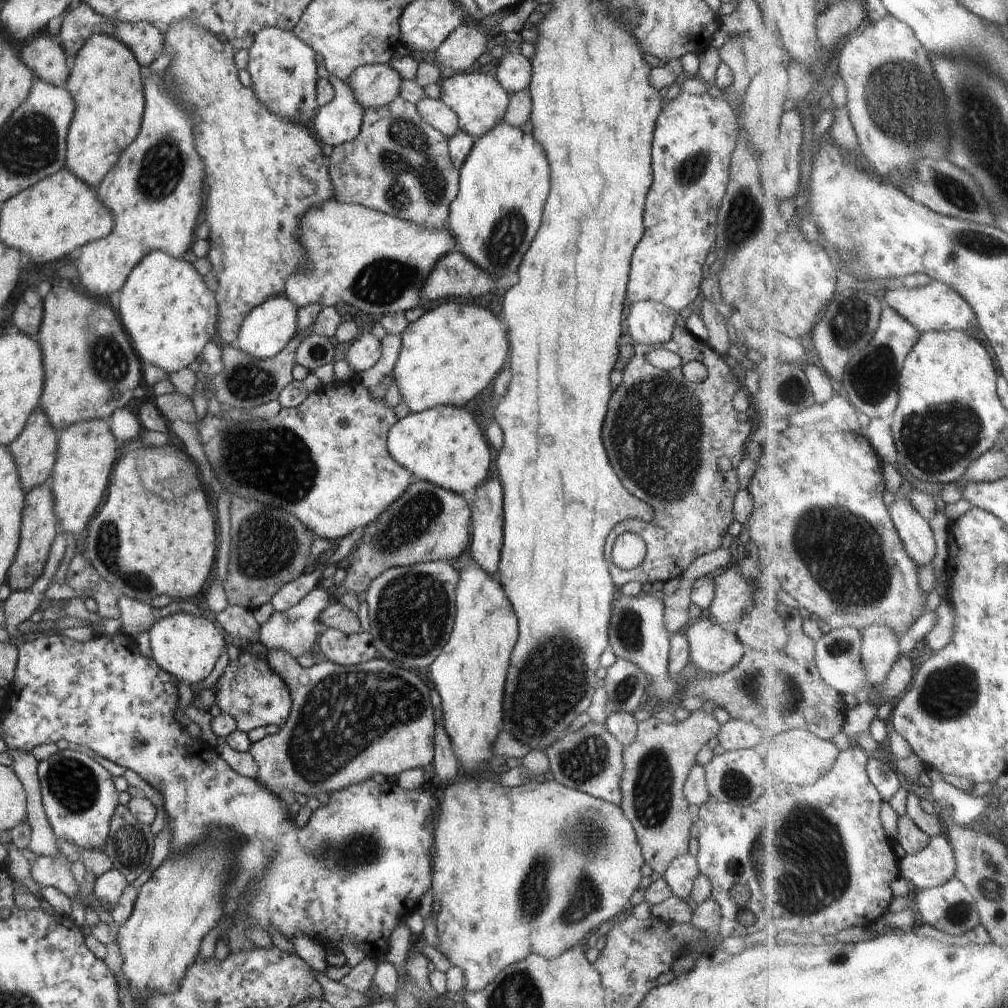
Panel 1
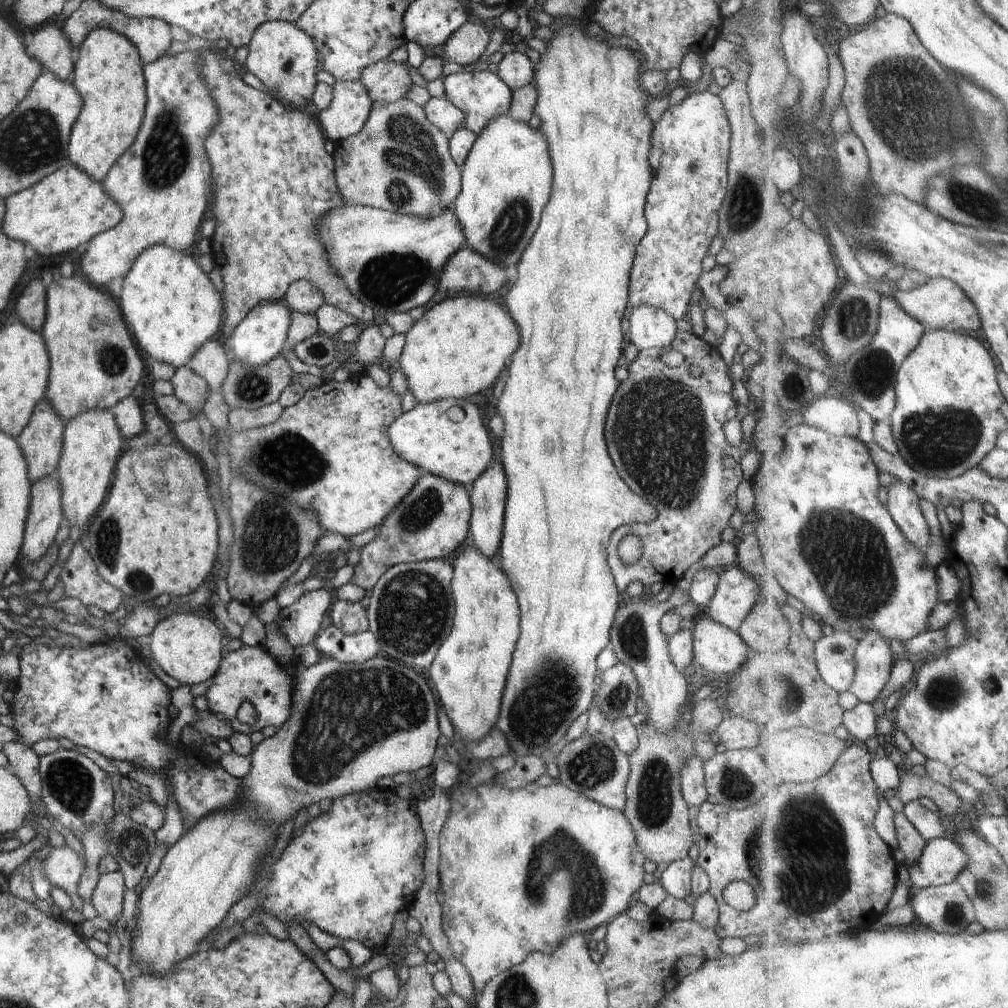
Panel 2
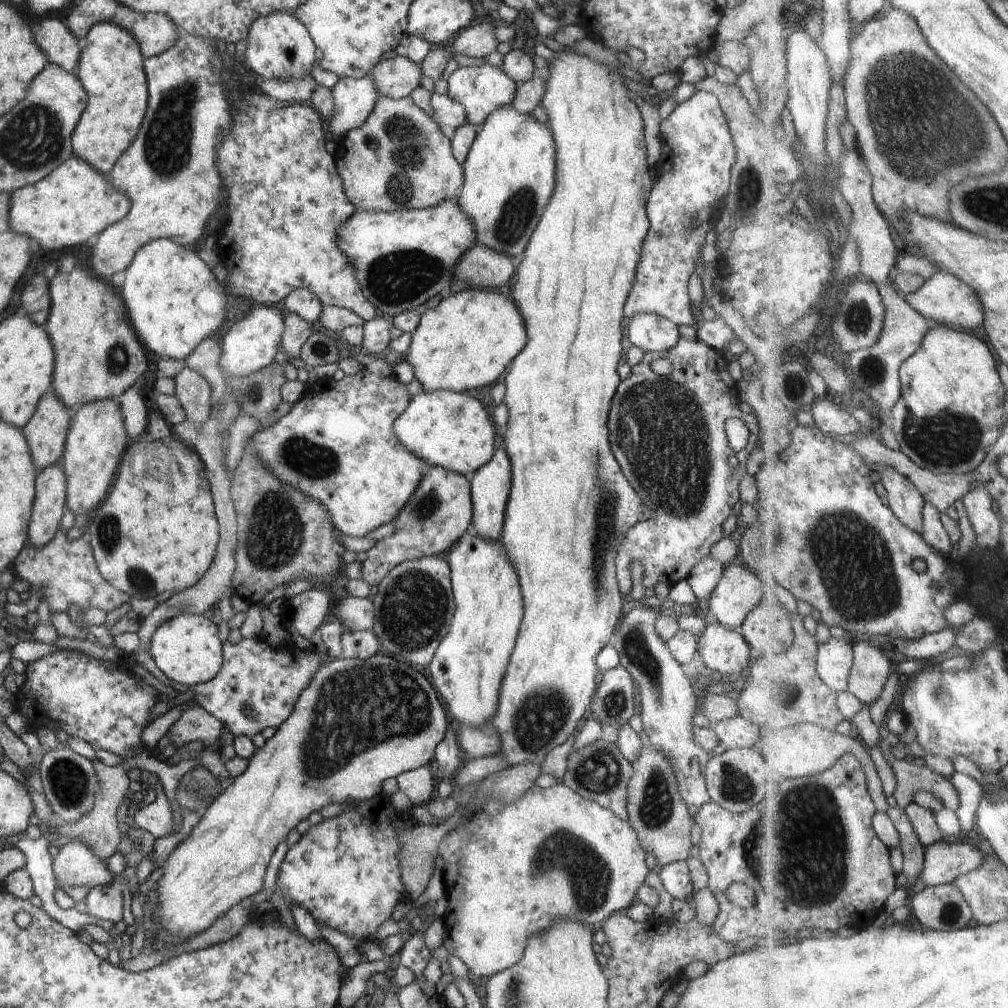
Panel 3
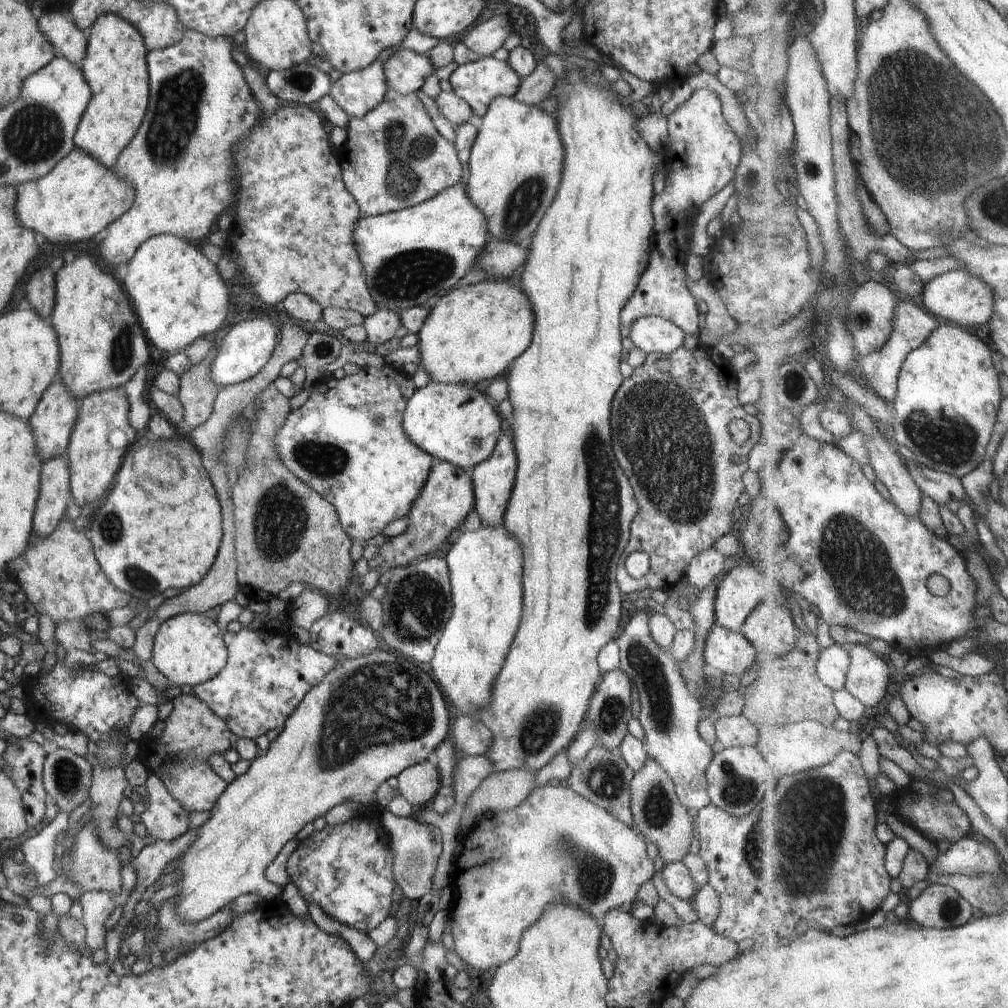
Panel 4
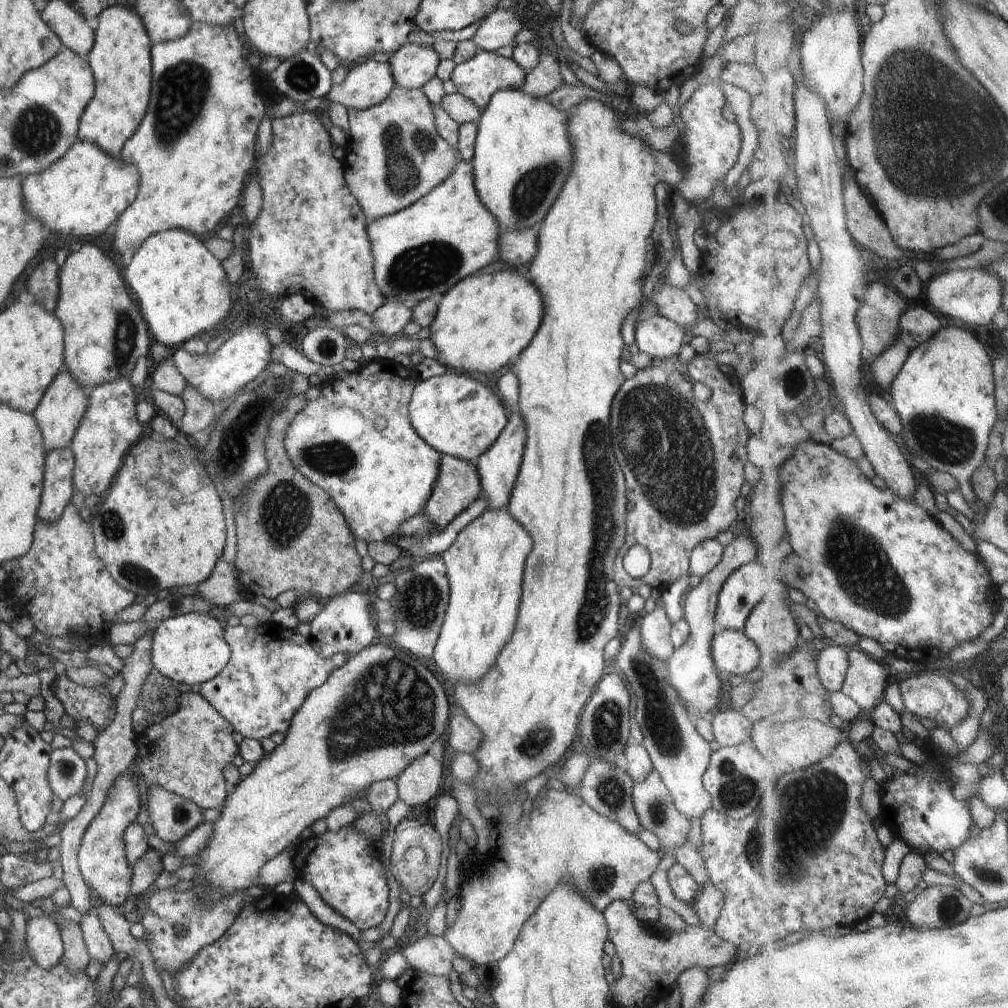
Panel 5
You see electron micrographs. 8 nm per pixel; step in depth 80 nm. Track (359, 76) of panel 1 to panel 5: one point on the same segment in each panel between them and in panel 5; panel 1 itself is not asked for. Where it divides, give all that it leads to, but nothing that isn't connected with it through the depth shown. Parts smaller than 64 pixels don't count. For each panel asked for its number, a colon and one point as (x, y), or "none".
2: (385, 81)
3: (398, 77)
4: (406, 71)
5: (412, 65)

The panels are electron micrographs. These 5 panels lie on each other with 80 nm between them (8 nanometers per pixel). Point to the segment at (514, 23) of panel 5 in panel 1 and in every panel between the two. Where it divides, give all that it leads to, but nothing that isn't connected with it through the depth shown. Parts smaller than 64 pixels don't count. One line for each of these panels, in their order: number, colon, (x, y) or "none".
1: (463, 47)
2: (469, 42)
3: (479, 41)
4: (484, 39)

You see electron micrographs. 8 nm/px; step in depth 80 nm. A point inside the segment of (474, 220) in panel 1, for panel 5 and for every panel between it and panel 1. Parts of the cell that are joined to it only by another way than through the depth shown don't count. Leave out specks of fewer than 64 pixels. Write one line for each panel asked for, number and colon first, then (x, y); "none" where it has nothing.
2: (506, 181)
3: (510, 171)
4: (517, 157)
5: (522, 156)

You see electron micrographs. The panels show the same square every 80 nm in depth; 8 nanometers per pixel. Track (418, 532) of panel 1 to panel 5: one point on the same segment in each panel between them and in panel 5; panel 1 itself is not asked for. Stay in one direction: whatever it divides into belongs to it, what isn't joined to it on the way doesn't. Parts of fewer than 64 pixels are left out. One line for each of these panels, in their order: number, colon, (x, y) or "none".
2: (432, 521)
3: (438, 515)
4: (448, 498)
5: (457, 485)

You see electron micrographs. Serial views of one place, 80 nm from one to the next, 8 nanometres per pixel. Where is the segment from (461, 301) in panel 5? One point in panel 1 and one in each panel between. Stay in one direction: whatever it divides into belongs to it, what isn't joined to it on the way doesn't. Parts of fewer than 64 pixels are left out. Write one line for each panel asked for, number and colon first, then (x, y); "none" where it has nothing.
1: (452, 353)
2: (460, 346)
3: (467, 341)
4: (473, 334)

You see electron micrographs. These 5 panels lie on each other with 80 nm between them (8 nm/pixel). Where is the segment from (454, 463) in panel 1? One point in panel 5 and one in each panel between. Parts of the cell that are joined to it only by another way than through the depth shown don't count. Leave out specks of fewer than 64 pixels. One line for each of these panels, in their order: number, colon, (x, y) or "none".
2: (447, 437)
3: (453, 430)
4: (453, 422)
5: (456, 415)

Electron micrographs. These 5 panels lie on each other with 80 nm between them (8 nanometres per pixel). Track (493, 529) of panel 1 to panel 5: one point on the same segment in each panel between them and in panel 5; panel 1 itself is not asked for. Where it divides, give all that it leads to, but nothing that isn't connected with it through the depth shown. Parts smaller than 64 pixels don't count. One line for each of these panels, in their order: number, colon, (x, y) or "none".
2: (488, 494)
3: (490, 485)
4: (494, 478)
5: (497, 468)

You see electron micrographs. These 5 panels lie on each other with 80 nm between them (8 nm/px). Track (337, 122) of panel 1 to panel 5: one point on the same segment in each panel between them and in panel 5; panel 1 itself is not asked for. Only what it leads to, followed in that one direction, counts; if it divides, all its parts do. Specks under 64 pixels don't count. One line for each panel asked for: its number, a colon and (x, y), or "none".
2: (350, 107)
3: (354, 98)
4: (357, 93)
5: (367, 85)

